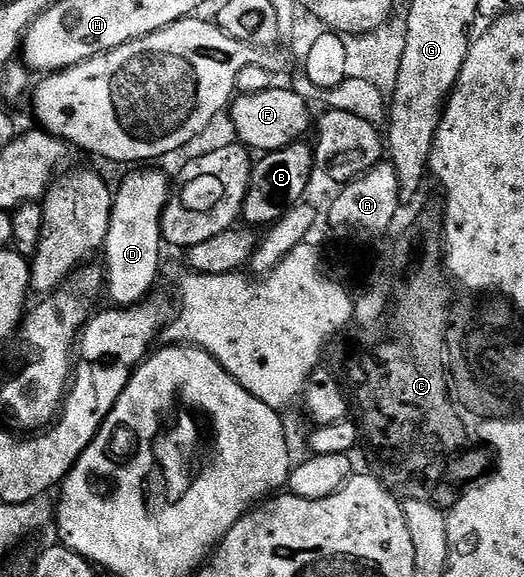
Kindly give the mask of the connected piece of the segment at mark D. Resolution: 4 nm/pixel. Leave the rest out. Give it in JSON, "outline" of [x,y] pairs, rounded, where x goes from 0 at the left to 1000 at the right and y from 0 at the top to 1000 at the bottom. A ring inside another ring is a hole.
{"outline":[[[256,293],[218,331],[214,376],[206,383],[206,411],[198,430],[198,504],[210,510],[210,525],[248,532],[269,525],[296,503],[302,461],[309,456],[309,369],[324,347],[326,312],[309,296]]]}

